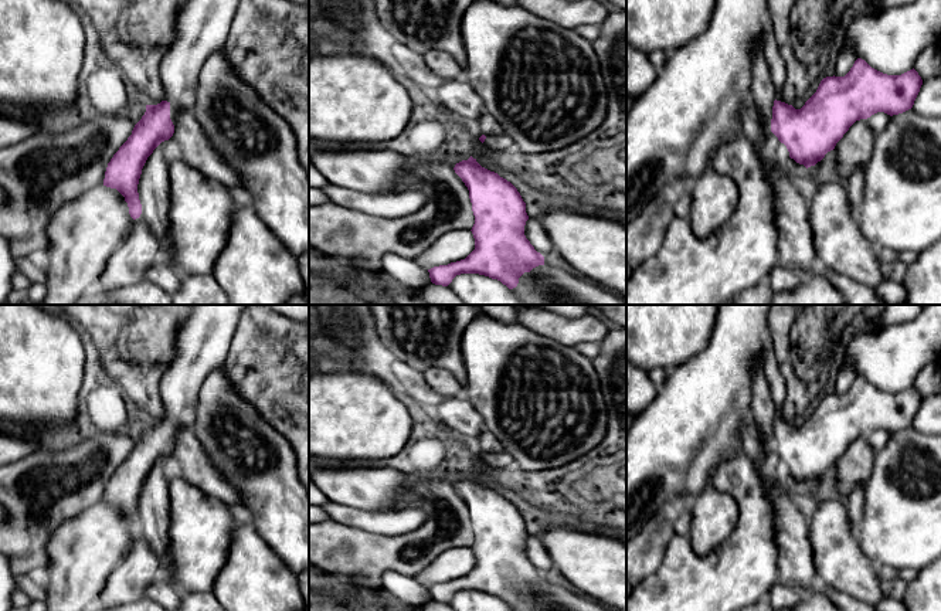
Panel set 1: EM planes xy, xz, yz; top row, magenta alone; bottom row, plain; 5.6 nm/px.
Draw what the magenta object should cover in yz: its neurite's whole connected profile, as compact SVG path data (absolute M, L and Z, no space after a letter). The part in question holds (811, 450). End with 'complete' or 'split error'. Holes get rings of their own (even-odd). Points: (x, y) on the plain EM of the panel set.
M767 333L762 344L762 364L777 408L771 449L787 464L789 475L806 486L815 483L828 469L833 468L856 438L867 437L877 430L893 434L911 427L923 403L923 397L914 386L901 393L887 393L872 386L864 377L857 376L845 394L823 396L805 422L795 427L792 422L785 421L781 414L785 381L777 364L774 342L770 333Z | split error

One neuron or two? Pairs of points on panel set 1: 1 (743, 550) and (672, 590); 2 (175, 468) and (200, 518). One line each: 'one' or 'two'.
1: one
2: two

